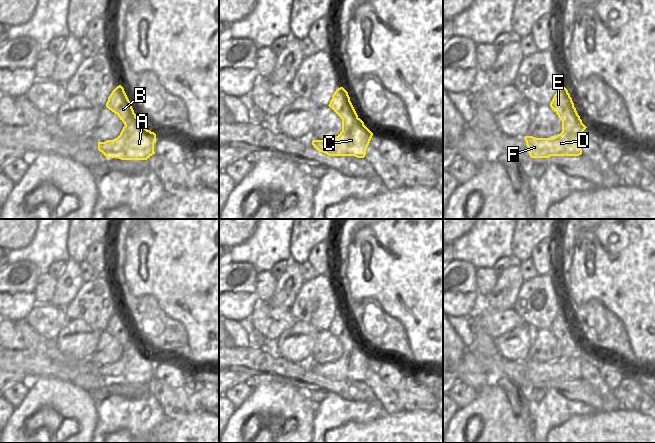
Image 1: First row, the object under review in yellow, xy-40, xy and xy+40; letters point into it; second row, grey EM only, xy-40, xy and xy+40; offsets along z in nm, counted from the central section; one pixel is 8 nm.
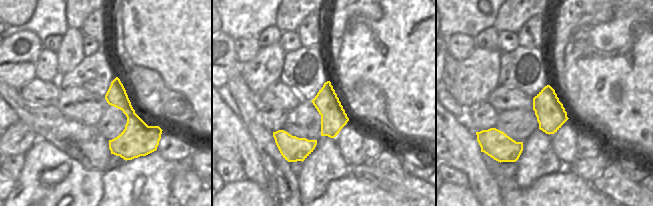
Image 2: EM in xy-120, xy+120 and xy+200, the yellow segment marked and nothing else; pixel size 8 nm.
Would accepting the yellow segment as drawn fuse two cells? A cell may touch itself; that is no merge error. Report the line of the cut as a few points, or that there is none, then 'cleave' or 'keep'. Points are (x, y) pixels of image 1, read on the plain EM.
cut xy+40 (582, 347), (576, 353), (562, 356); cleave

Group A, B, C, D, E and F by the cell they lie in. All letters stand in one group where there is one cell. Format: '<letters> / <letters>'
A C D F / B E

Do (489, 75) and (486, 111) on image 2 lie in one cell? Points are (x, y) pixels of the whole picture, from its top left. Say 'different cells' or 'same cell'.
different cells

